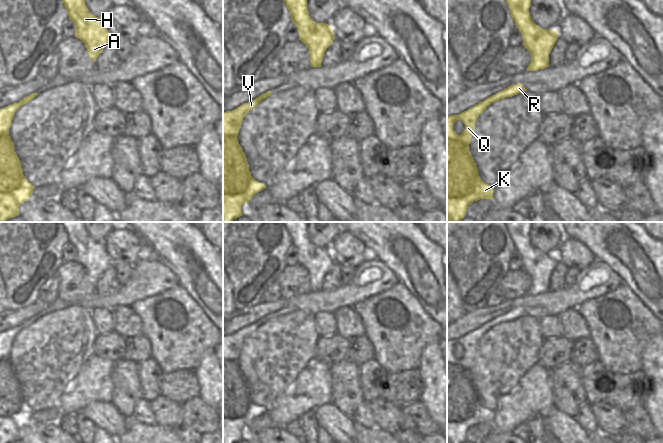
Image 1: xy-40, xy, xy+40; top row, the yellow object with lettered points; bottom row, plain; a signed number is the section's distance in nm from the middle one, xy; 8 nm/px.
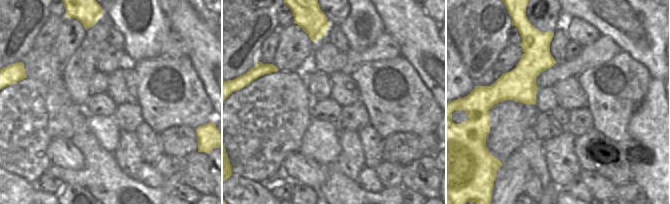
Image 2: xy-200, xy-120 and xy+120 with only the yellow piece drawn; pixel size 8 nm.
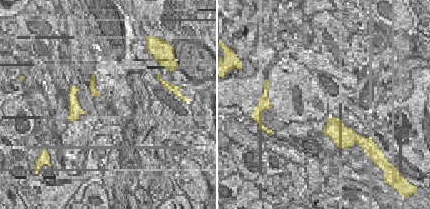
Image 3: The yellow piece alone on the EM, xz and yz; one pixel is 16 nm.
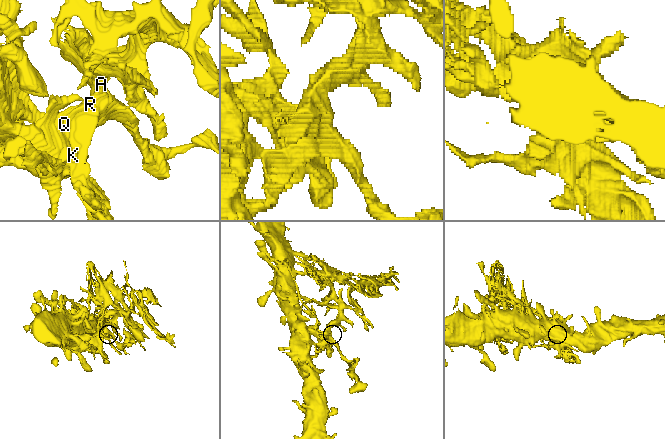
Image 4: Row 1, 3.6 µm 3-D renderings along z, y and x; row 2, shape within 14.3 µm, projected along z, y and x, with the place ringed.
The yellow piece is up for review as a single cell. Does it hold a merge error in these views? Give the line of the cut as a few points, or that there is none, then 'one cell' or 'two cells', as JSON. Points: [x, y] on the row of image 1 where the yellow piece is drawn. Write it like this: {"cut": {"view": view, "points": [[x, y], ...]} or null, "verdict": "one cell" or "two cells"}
{"cut": {"view": "xy+40", "points": [[529, 51], [537, 51], [542, 56], [548, 57]]}, "verdict": "two cells"}

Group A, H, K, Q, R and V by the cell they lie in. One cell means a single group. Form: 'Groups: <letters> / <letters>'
Groups: A H / K Q R V.

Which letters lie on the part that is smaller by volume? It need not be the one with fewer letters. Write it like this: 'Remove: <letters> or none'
Remove: A, H

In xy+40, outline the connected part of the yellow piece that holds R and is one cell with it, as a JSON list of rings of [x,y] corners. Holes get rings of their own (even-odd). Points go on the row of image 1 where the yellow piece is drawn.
[[[520,83],[511,85],[504,90],[488,97],[484,101],[474,105],[470,109],[447,117],[447,222],[460,222],[467,212],[467,208],[480,199],[493,199],[493,187],[484,183],[477,170],[473,156],[469,150],[469,144],[475,130],[477,118],[494,102],[518,95],[526,89]],[[460,120],[465,124],[465,130],[458,135],[453,130],[453,124]]]

